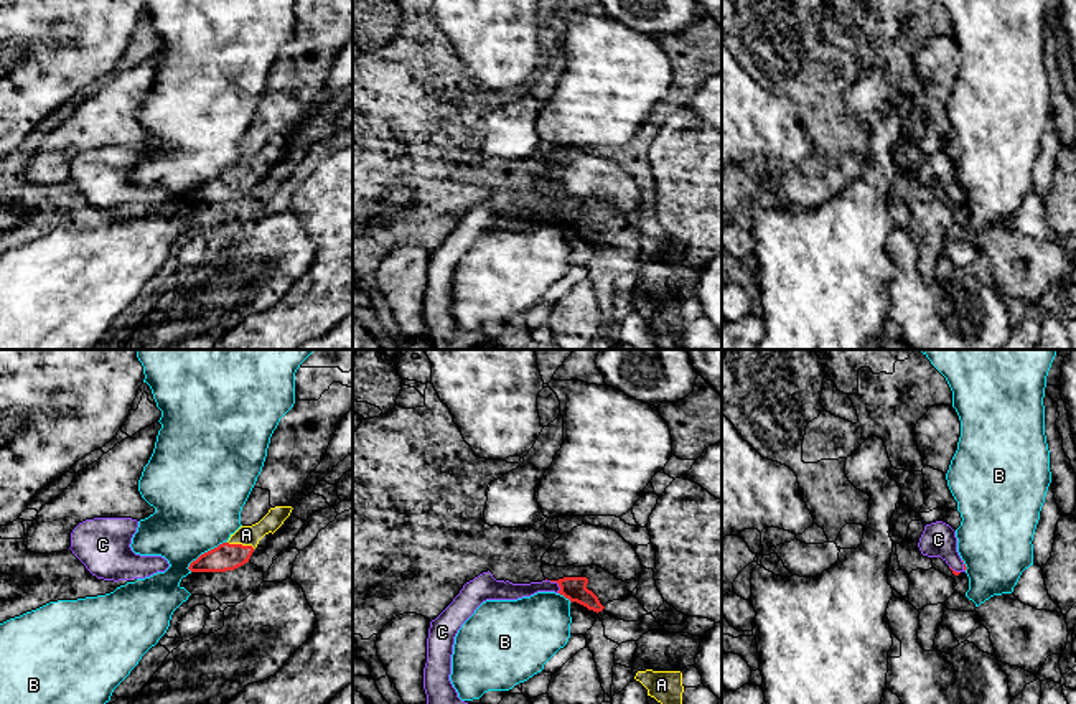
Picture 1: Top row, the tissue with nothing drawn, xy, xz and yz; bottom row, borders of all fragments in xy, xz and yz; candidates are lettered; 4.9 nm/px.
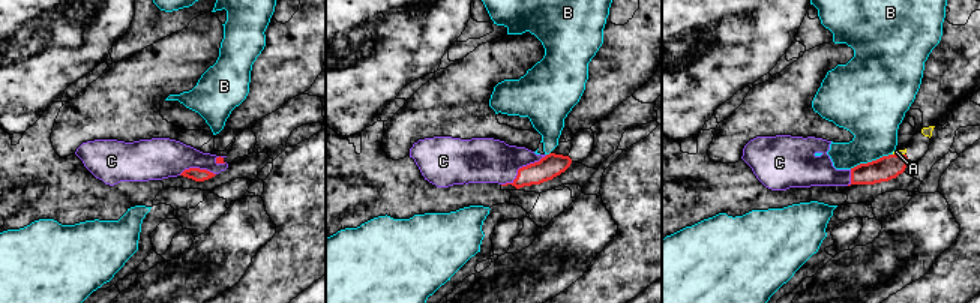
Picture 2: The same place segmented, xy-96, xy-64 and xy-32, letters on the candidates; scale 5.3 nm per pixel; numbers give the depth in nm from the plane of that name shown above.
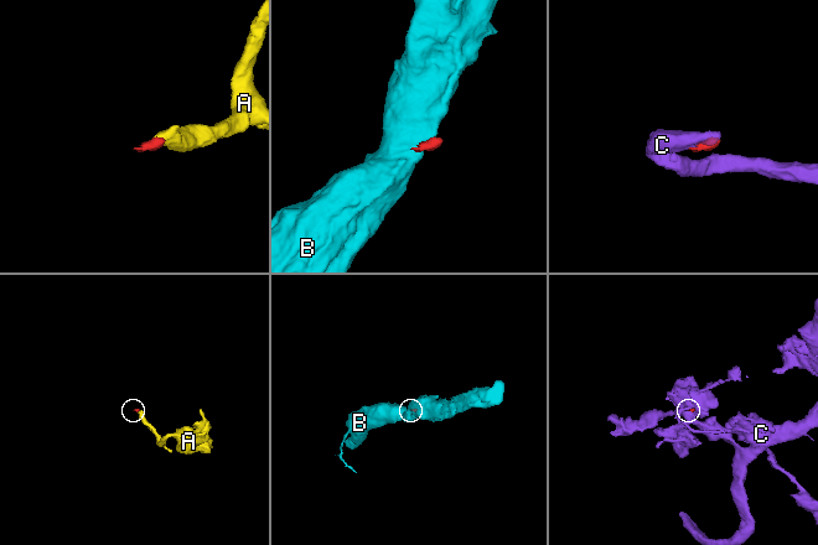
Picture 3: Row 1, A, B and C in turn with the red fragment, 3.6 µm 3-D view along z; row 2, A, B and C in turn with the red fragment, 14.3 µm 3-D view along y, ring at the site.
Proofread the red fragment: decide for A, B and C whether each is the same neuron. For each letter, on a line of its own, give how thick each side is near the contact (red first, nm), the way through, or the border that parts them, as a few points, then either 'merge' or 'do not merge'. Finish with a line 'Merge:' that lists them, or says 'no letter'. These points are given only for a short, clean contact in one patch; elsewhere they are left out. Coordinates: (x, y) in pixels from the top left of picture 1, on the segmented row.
A: calibres 130 and 100 nm; way xy (226, 556), (241, 544), (246, 535); merge
B: calibres 130 and 420 nm; border xy (226, 541), (201, 553), (187, 567); do not merge
C: calibres 120 and 90 nm; way xz (574, 589), (557, 582), (508, 591); merge
Merge: A, C

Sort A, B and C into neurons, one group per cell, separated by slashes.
A C / B

